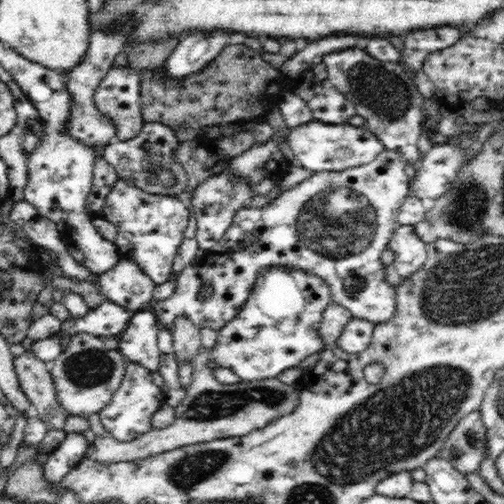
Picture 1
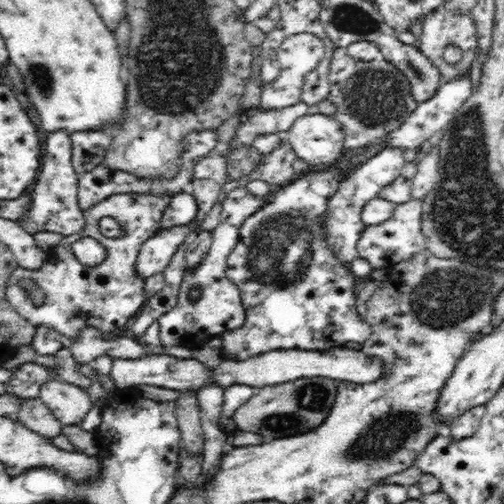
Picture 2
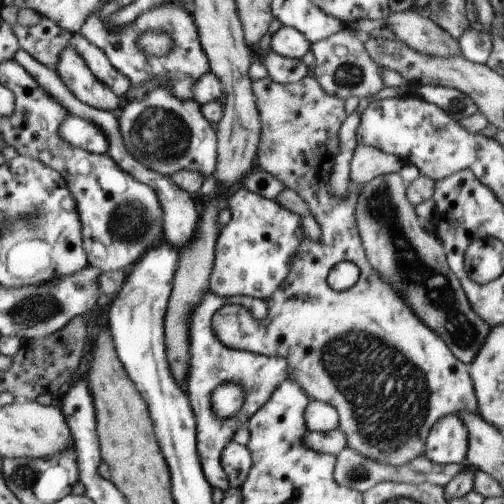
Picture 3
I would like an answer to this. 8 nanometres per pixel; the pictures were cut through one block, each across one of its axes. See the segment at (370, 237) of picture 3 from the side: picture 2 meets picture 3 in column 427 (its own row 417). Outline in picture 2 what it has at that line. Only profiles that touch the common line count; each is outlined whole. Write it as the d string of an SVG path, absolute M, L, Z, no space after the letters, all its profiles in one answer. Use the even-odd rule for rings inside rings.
M298 378L294 382L274 384L266 388L256 388L256 394L242 404L232 420L238 430L256 432L266 440L278 438L296 438L300 434L316 430L328 418L338 398L338 380L332 378Z

